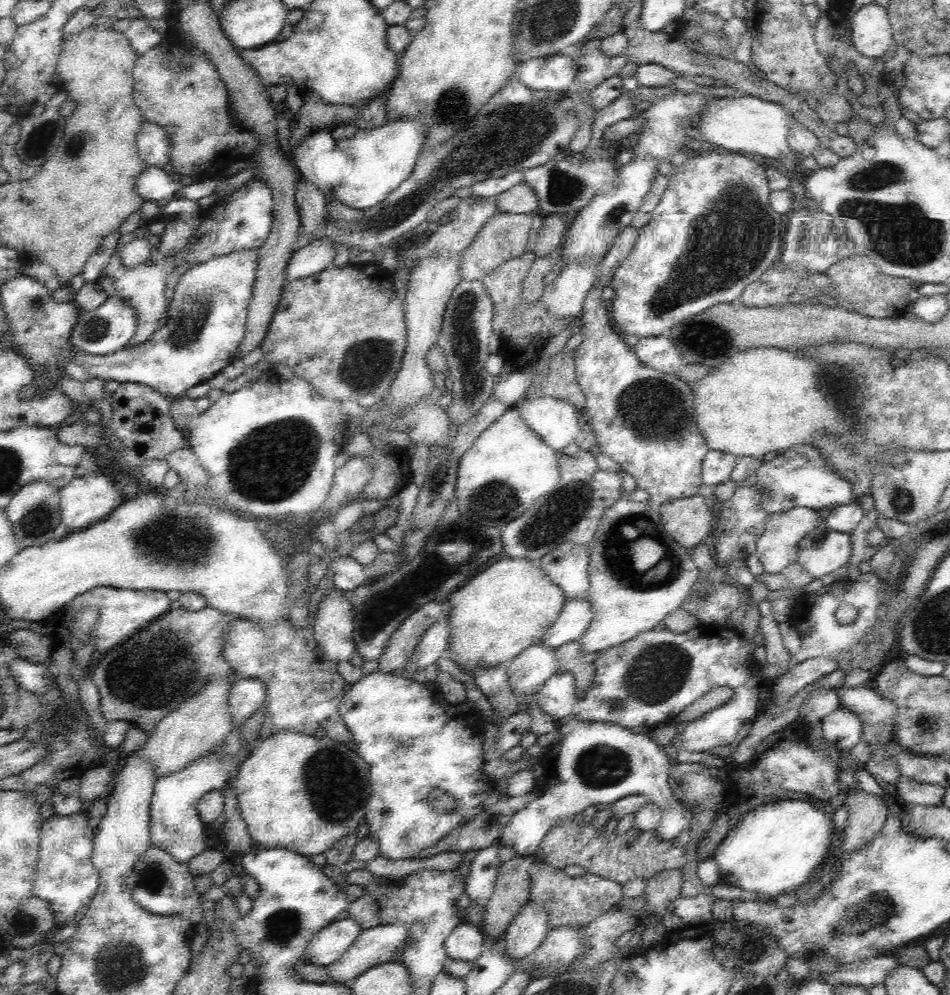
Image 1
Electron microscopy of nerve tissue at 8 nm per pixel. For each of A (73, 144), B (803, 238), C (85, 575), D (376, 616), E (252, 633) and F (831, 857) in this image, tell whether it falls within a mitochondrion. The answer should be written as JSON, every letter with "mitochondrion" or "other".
{"A":"mitochondrion","B":"mitochondrion","C":"other","D":"mitochondrion","E":"other","F":"other"}

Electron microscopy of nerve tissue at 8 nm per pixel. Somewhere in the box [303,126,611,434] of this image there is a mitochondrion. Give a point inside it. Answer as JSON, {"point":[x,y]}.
{"point":[363,368]}

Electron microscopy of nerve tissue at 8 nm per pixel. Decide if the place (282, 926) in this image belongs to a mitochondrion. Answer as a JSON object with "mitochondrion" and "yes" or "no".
{"mitochondrion":"yes"}

